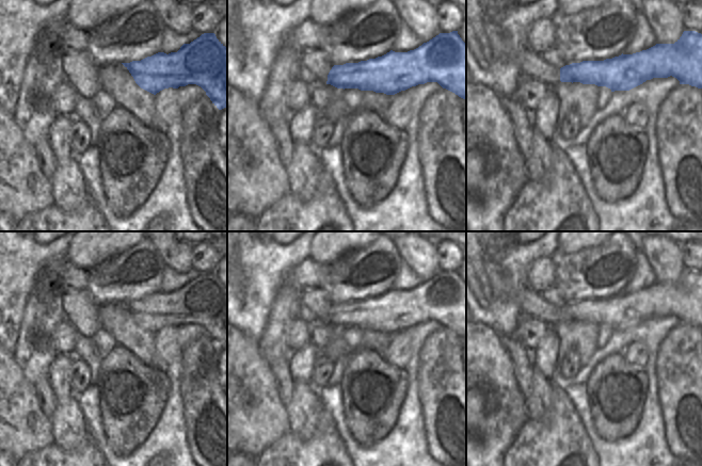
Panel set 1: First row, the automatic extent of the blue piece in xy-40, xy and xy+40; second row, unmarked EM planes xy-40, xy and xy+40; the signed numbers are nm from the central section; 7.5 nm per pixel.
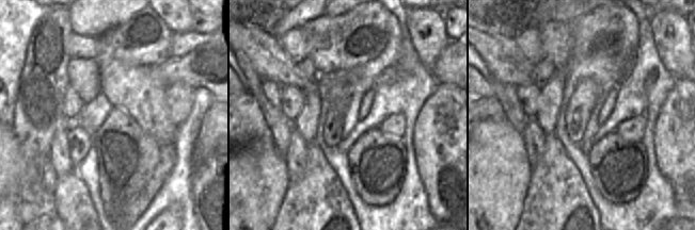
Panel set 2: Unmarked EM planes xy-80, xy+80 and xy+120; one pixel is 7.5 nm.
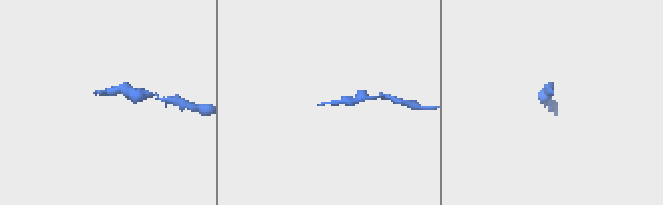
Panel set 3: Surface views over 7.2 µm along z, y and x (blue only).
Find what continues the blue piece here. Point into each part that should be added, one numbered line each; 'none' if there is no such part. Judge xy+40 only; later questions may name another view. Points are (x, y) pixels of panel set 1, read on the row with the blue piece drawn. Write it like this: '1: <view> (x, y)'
1: xy+40 (531, 65)

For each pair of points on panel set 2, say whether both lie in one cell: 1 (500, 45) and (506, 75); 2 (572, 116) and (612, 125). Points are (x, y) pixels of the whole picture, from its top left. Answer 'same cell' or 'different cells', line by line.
1: same cell
2: different cells

